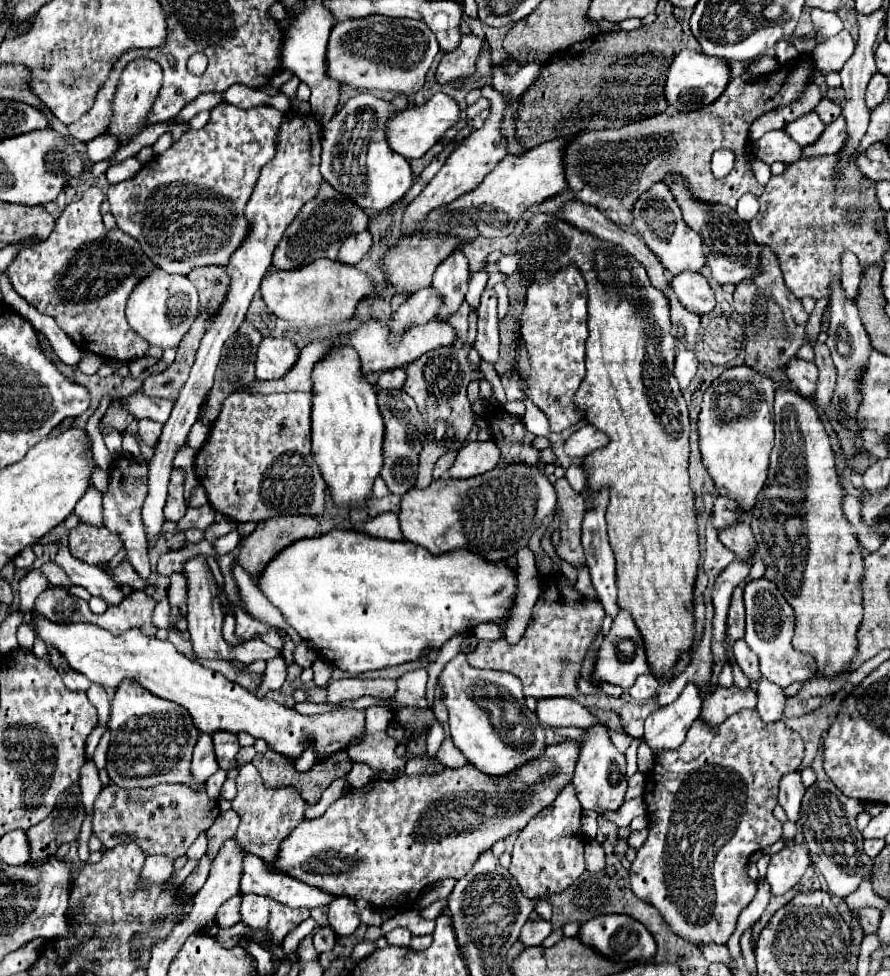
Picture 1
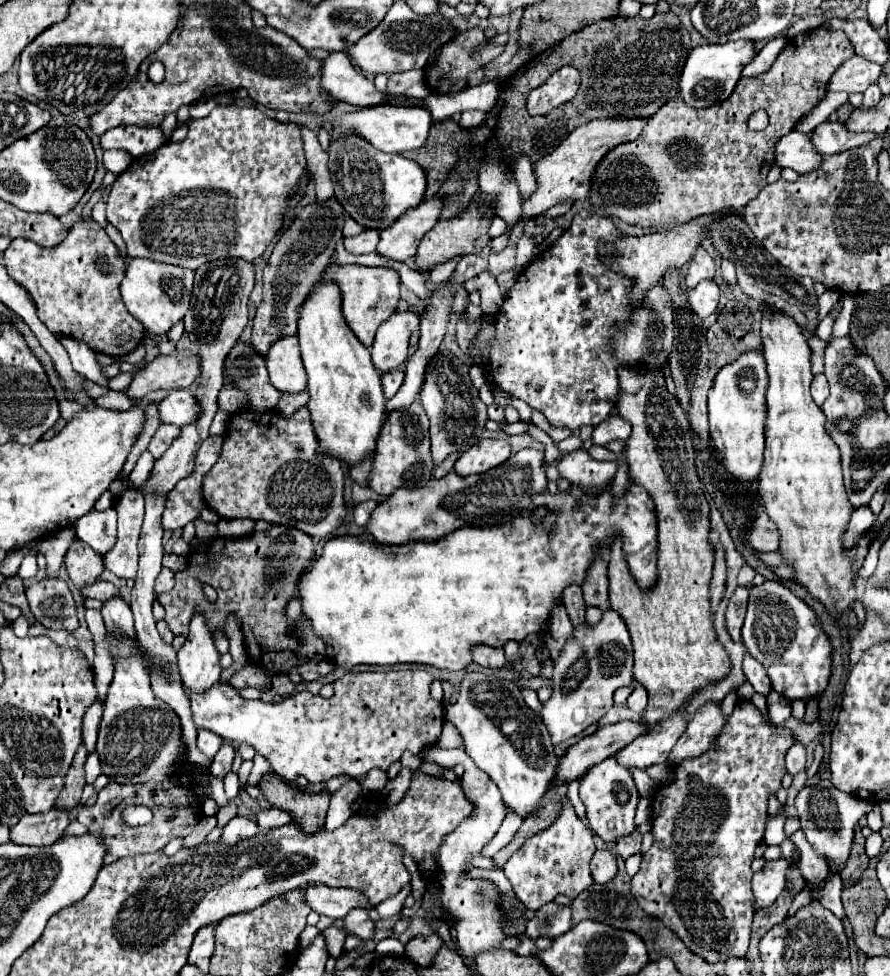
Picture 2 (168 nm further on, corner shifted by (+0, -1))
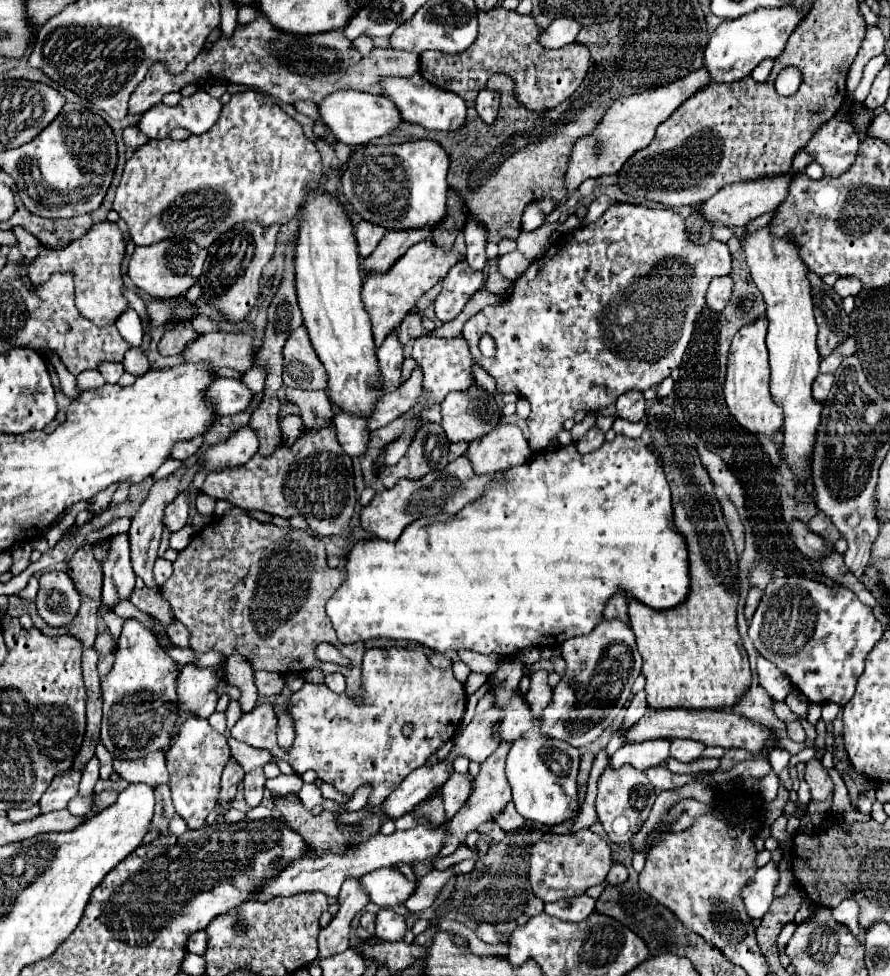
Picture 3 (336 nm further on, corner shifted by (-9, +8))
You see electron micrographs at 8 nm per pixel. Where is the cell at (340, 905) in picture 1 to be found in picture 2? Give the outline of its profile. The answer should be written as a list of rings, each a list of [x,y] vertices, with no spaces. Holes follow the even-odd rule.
[[[351,911],[345,919],[343,919],[343,925],[349,933],[355,933],[357,937],[361,937],[363,941],[365,939],[373,939],[375,935],[375,923],[369,919],[367,911]]]

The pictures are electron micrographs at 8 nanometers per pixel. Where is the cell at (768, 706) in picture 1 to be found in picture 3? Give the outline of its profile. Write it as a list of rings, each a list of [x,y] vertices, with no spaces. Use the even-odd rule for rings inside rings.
[[[794,688],[788,696],[786,696],[786,700],[784,700],[784,704],[796,714],[796,716],[800,716],[800,718],[806,718],[806,712],[808,712],[808,702],[806,702],[806,698]]]

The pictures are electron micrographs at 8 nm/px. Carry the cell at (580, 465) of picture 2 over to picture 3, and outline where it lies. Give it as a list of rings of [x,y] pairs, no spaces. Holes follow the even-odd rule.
[[[592,428],[584,438],[578,440],[576,448],[580,454],[588,454],[588,452],[598,450],[598,446],[602,446],[602,442],[604,442],[604,434],[598,428]]]

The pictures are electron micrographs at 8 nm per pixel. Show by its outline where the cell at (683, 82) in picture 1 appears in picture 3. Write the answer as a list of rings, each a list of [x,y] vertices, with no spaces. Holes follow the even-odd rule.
[[[760,8],[742,18],[722,22],[714,30],[714,34],[704,50],[704,68],[710,74],[710,82],[712,84],[738,82],[738,80],[746,78],[762,60],[780,56],[782,50],[786,48],[788,36],[800,24],[800,20],[802,20],[802,14],[792,8],[784,8],[784,10]]]

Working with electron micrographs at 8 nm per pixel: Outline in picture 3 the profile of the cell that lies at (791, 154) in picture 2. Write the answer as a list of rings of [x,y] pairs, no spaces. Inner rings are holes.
[[[832,118],[826,126],[820,126],[804,150],[824,168],[826,176],[840,176],[856,158],[860,138],[850,122]]]

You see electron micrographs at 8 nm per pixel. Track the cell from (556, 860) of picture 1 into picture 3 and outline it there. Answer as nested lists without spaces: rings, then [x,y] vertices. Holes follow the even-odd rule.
[[[580,830],[574,834],[544,834],[532,846],[528,878],[534,896],[538,896],[544,902],[554,902],[560,898],[580,896],[586,892],[586,888],[604,884],[610,866],[610,846],[602,836],[598,836],[592,830]]]

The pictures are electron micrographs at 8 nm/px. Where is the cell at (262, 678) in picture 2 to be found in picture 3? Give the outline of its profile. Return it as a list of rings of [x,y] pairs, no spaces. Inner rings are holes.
[[[256,670],[254,672],[254,684],[256,684],[260,696],[280,694],[280,690],[284,688],[284,674],[268,672],[268,670]]]

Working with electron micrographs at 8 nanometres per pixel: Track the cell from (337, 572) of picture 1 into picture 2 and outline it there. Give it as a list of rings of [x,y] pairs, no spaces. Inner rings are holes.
[[[629,483],[619,499],[613,499],[611,495],[611,485],[607,485],[601,493],[585,493],[581,487],[571,485],[567,491],[559,491],[555,497],[549,493],[549,489],[533,495],[533,505],[529,511],[521,511],[517,519],[511,519],[511,525],[487,525],[487,527],[459,527],[451,535],[445,535],[443,539],[435,541],[413,541],[405,545],[393,545],[393,547],[381,547],[377,541],[363,541],[361,537],[335,537],[325,543],[323,555],[311,563],[309,571],[301,577],[299,583],[299,593],[303,599],[303,613],[311,619],[315,633],[327,643],[327,655],[329,659],[343,667],[343,669],[353,669],[357,665],[399,665],[399,663],[427,663],[439,669],[449,669],[449,671],[463,671],[473,663],[471,649],[475,645],[489,645],[489,647],[503,647],[507,641],[517,641],[521,643],[527,635],[539,633],[541,625],[551,617],[551,611],[555,605],[563,603],[563,589],[569,585],[583,585],[587,577],[589,565],[599,557],[599,549],[615,541],[617,537],[623,541],[623,553],[625,561],[629,565],[629,571],[643,591],[653,587],[657,583],[657,517],[655,517],[655,505],[647,489]],[[539,507],[545,507],[549,513],[555,513],[555,535],[551,537],[549,529],[543,529],[543,525],[537,527],[533,523],[533,515]]]

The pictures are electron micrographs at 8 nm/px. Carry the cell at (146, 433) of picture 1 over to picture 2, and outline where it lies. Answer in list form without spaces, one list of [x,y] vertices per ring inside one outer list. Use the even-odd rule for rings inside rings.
[[[165,423],[159,425],[157,433],[153,435],[153,439],[149,443],[149,453],[155,459],[159,459],[171,447],[171,443],[179,437],[179,433],[181,433],[181,427],[177,427],[177,425],[165,425]]]

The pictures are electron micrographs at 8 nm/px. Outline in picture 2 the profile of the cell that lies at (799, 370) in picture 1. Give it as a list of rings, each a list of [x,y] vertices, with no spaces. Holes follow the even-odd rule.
[[[821,373],[821,375],[815,375],[813,377],[813,383],[811,383],[811,397],[817,405],[823,405],[823,401],[827,399],[829,395],[829,385],[827,385],[827,377]]]

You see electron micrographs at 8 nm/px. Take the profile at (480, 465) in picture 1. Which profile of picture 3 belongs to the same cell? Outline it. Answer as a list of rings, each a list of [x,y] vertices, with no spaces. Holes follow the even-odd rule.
[[[502,424],[484,438],[470,442],[466,456],[476,474],[494,474],[524,464],[530,456],[530,446],[518,426]]]

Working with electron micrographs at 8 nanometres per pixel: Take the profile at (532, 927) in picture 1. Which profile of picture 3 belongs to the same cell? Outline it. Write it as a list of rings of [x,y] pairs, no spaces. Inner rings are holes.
[[[576,896],[576,898],[562,898],[558,902],[546,904],[544,912],[548,916],[554,916],[558,920],[566,920],[566,922],[582,922],[584,918],[588,918],[594,912],[594,898],[590,896]]]

